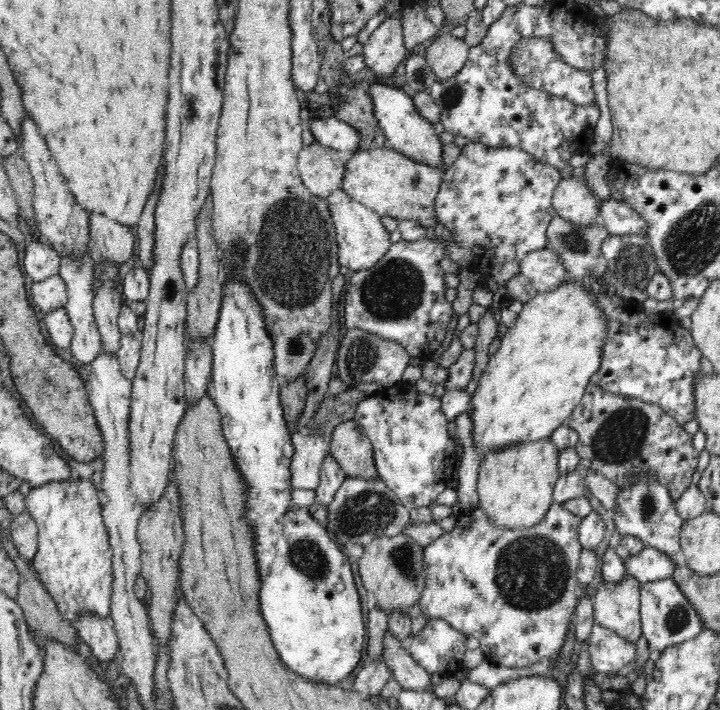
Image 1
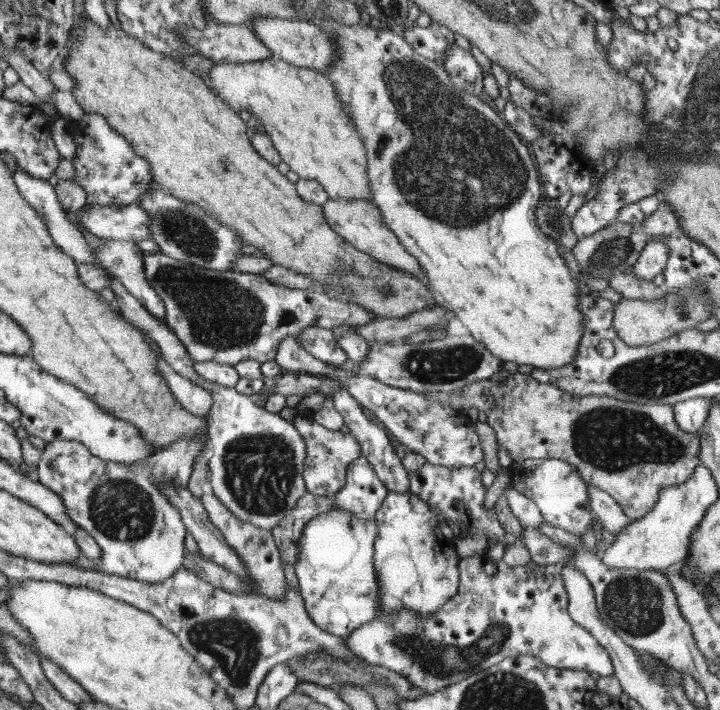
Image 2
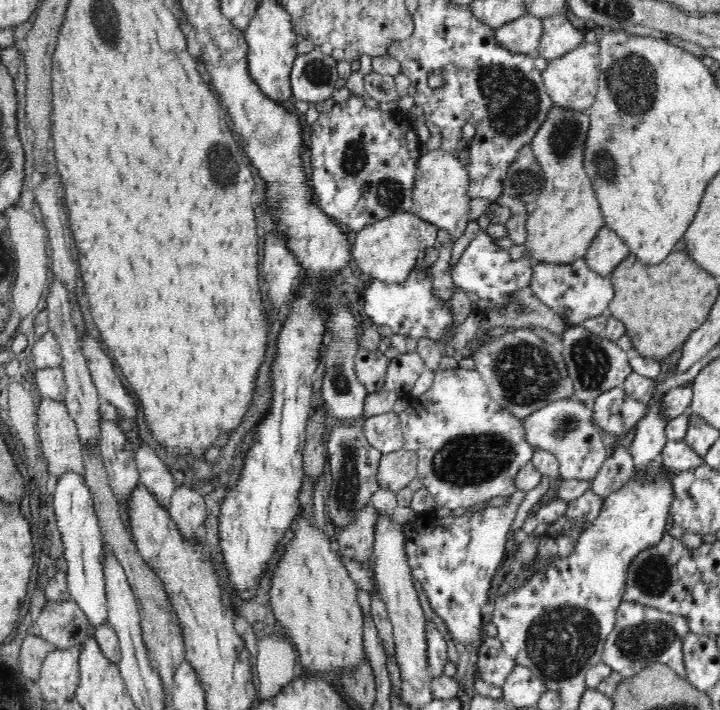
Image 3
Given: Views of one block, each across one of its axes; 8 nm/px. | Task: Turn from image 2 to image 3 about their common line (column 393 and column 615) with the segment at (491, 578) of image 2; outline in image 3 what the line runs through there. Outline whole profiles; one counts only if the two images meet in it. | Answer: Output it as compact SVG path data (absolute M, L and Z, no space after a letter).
M622 601L615 614L614 628L605 640L601 661L623 679L632 678L653 666L669 666L680 678L686 678L684 636L690 634L689 618L654 609L640 602Z

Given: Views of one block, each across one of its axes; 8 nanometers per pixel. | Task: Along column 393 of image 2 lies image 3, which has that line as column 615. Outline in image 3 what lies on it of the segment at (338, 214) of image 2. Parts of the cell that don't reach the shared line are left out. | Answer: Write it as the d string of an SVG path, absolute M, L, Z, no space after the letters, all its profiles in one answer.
M603 226L588 247L583 261L602 278L611 278L612 271L629 255L627 246L618 234Z

